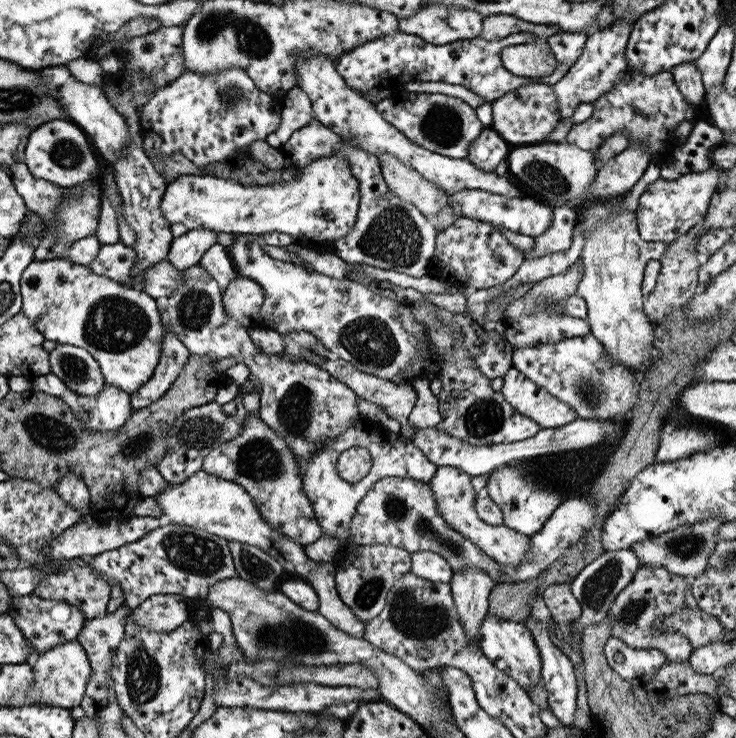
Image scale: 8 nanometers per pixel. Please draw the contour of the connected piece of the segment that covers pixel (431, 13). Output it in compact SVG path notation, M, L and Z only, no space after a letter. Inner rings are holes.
M425 4L418 14L399 21L402 33L420 36L428 43L444 44L479 37L482 16L475 10L448 8L445 4Z

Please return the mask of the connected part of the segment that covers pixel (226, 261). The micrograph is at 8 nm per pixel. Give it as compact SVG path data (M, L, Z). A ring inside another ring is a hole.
M214 244L210 246L205 252L204 258L201 260L200 264L203 264L204 271L210 274L210 277L214 279L221 290L224 292L226 287L240 275L230 259L230 254L226 247L220 244Z

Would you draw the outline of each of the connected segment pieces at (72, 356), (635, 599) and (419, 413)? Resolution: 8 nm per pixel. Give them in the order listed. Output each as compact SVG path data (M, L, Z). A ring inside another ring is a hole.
M59 344L50 350L50 373L70 390L86 396L99 395L106 384L96 359L84 348Z
M640 564L634 573L634 578L618 593L609 610L611 636L623 640L632 648L660 649L666 655L667 660L672 662L688 660L694 648L685 636L673 630L653 628L653 620L658 617L663 619L686 606L686 599L684 599L686 590L691 591L691 586L685 580L676 579L676 576L668 572L666 568Z
M427 378L416 379L411 385L417 392L417 401L408 417L410 426L417 428L430 428L436 426L441 420L442 415L439 411L439 400L430 391L430 381Z

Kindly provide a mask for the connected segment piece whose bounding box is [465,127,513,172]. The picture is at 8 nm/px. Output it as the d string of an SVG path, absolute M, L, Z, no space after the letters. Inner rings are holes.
M484 127L483 131L470 143L466 160L486 172L492 172L506 159L512 149L494 129Z

